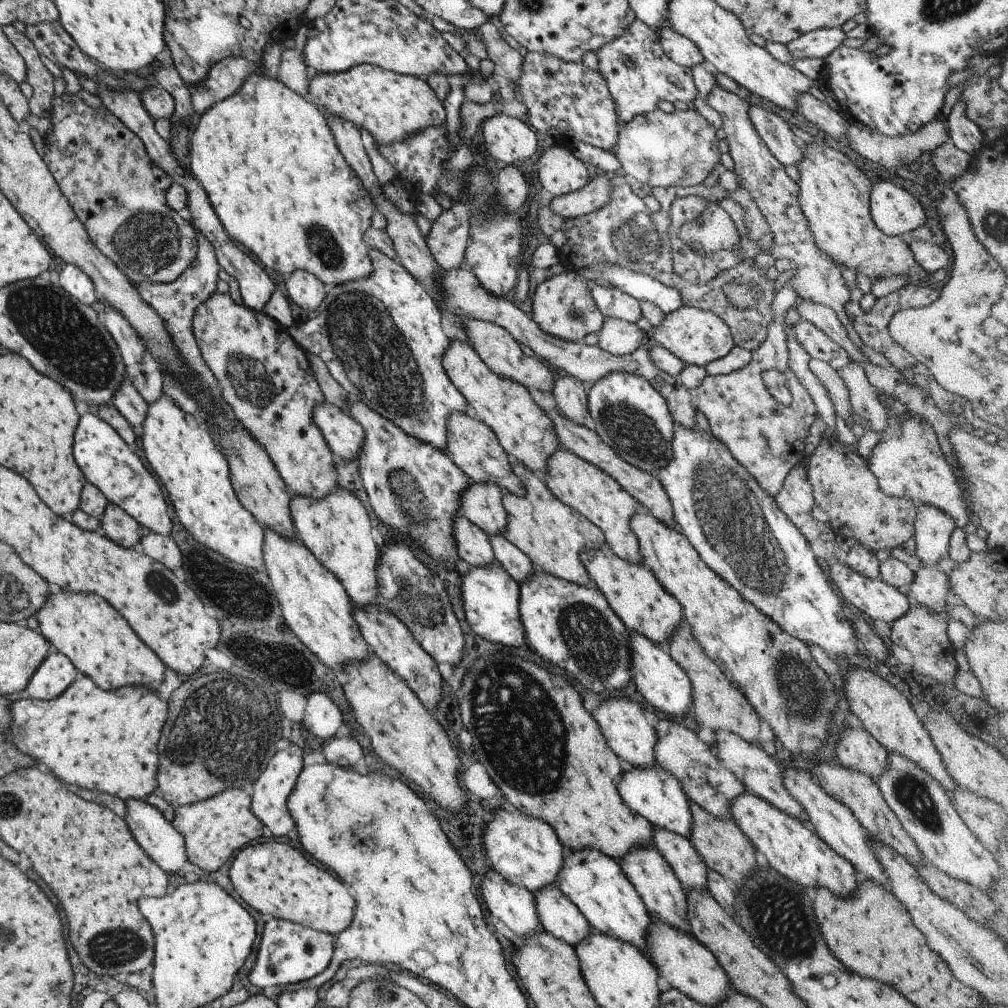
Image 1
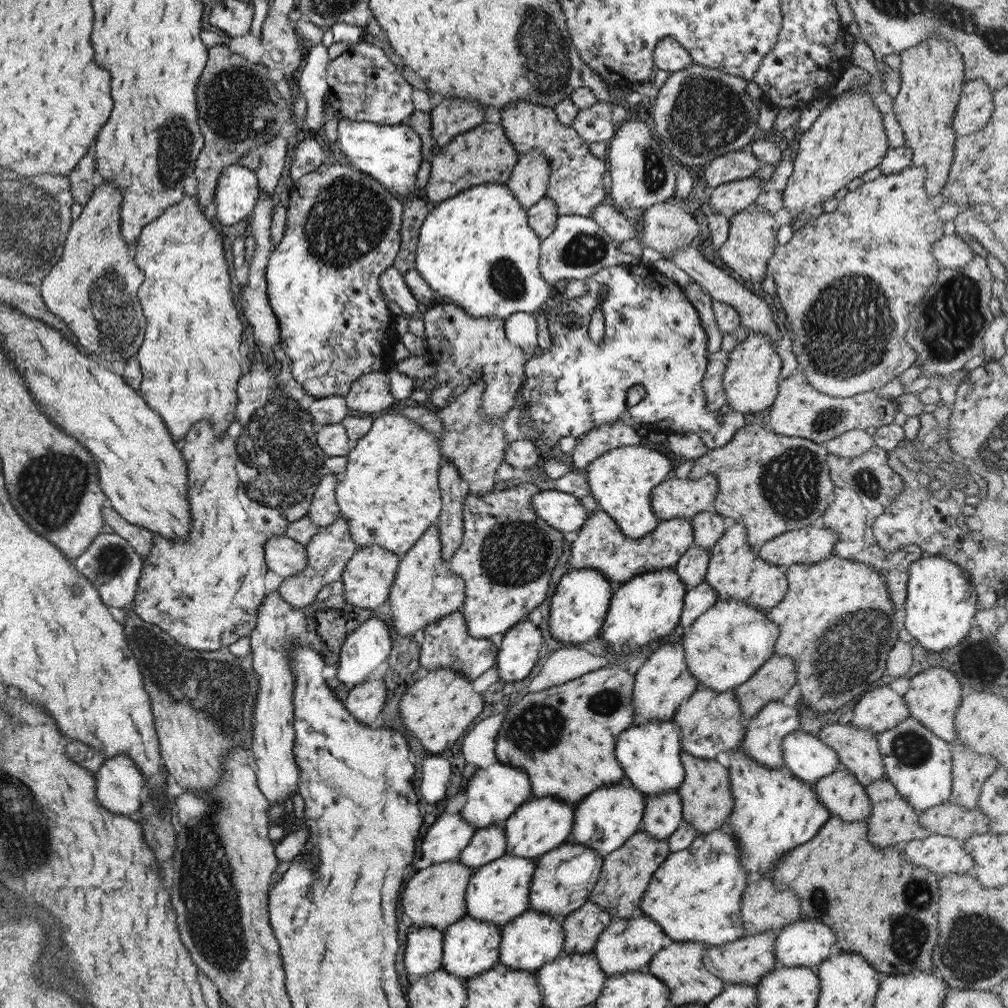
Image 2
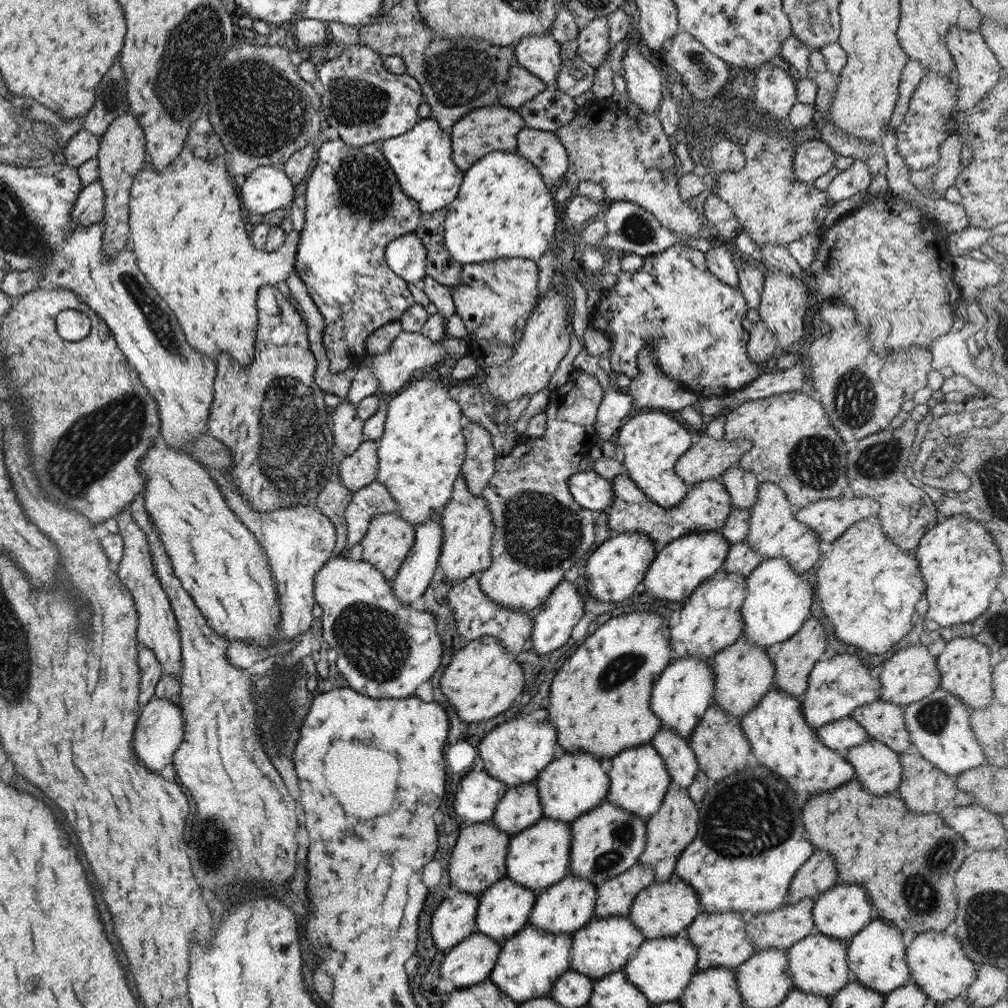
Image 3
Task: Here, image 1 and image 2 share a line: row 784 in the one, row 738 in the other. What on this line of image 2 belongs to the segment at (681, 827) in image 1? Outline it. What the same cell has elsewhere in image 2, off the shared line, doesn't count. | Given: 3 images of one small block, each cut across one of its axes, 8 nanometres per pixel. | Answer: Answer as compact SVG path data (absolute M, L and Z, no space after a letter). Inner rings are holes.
M671 719L627 727L617 736L614 753L622 767L623 779L634 789L640 790L644 798L677 789L684 777L680 761L680 732Z

